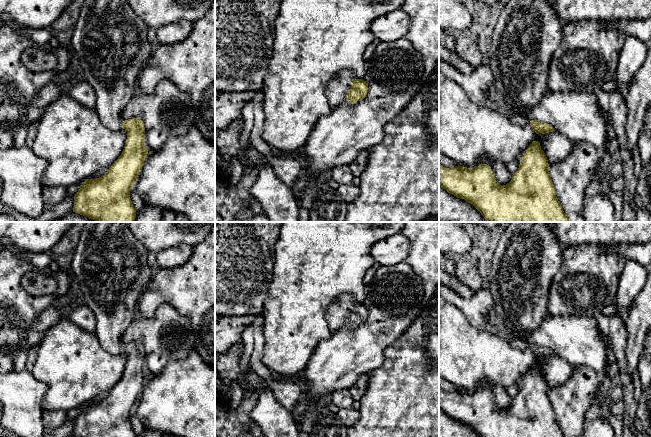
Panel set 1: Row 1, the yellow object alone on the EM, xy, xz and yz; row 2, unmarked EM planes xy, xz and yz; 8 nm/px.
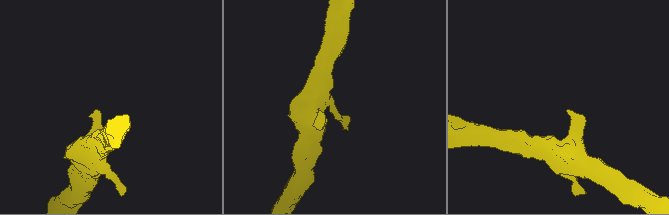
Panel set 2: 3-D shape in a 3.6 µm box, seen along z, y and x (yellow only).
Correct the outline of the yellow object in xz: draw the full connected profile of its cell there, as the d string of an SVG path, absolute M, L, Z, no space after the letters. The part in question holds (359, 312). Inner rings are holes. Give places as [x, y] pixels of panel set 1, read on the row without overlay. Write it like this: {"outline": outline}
{"outline": "M341 294L332 301L325 311L328 326L332 332L338 331L346 324L355 328L364 323L368 309L363 303L354 303L351 295Z"}

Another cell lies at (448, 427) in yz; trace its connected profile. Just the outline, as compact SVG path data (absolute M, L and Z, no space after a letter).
M439 409L439 437L480 437L471 427L449 418Z

